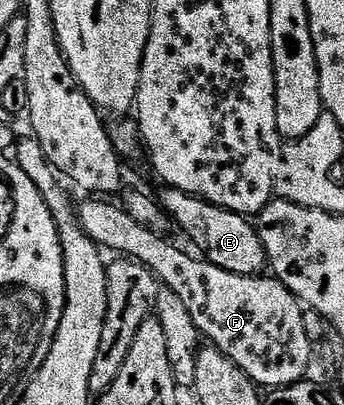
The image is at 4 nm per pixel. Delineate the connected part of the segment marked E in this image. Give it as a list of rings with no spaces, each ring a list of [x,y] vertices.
[[[164,186],[161,191],[157,195],[158,203],[168,212],[170,220],[182,227],[206,262],[241,276],[261,275],[268,268],[262,239],[258,236],[256,226],[246,216],[185,194],[174,187]]]

